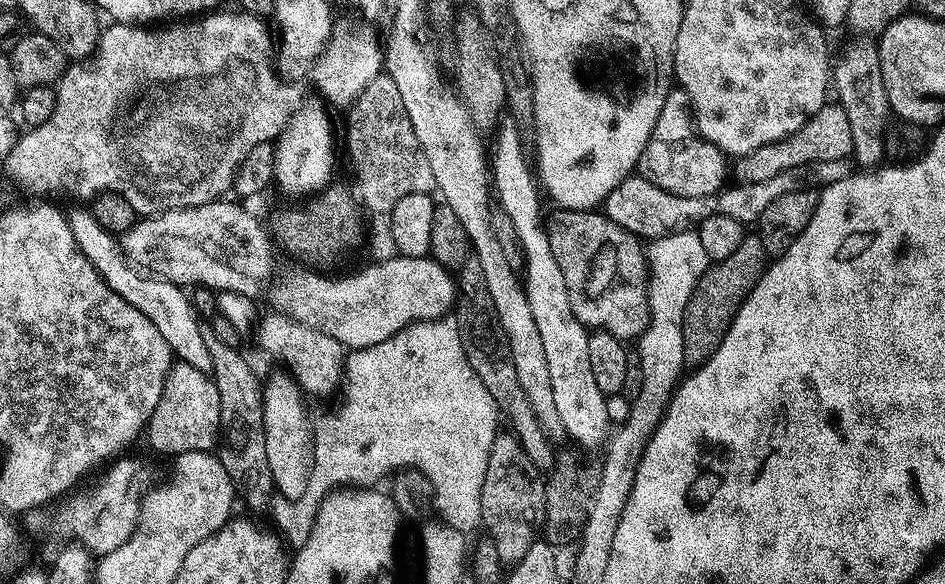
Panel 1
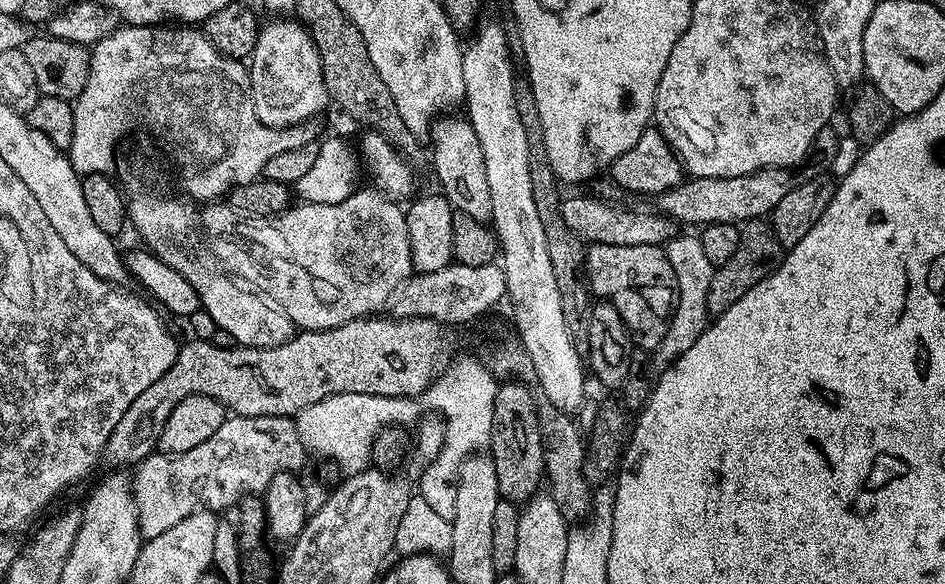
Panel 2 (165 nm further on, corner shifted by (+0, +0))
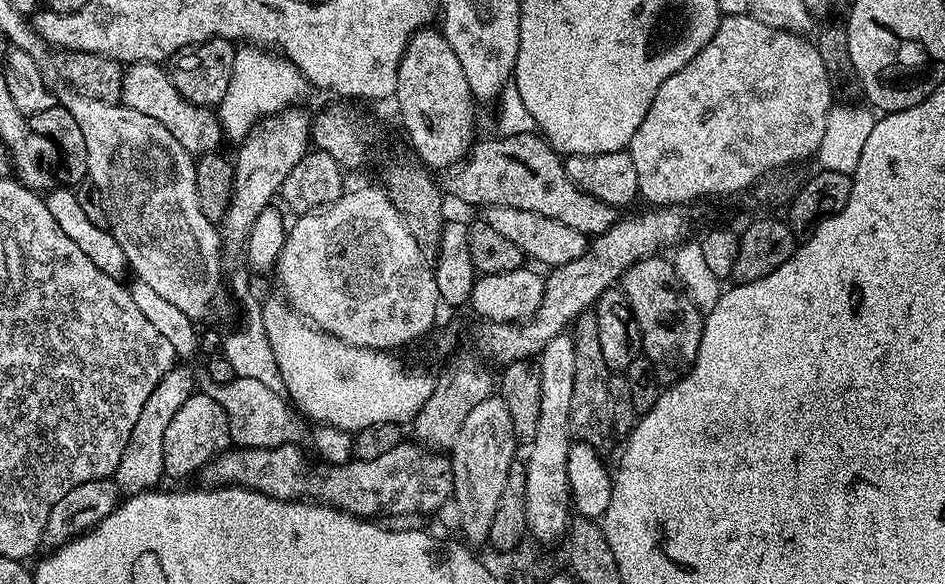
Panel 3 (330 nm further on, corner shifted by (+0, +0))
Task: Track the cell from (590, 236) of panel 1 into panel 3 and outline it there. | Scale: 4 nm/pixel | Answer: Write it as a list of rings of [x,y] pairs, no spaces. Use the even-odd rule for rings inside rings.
[[[663,255],[648,256],[634,262],[622,277],[622,287],[640,327],[643,355],[650,358],[661,385],[676,384],[692,369],[698,346],[702,342],[704,316],[680,284],[671,259]]]

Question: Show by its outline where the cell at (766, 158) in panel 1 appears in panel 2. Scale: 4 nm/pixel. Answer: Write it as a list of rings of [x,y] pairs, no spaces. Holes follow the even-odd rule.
[[[835,127],[823,128],[814,138],[808,155],[793,171],[792,168],[763,168],[754,174],[742,174],[738,178],[702,178],[694,176],[685,179],[677,188],[669,192],[659,193],[655,197],[661,213],[677,225],[696,224],[736,224],[745,220],[759,220],[767,217],[794,190],[796,183],[801,184],[813,180],[815,176],[825,175],[834,162],[841,137],[836,134]],[[797,171],[797,172],[796,172]],[[796,172],[796,176],[795,173]]]

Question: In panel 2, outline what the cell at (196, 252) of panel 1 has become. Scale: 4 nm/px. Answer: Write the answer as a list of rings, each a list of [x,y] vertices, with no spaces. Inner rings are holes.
[[[364,186],[356,191],[355,194],[339,202],[337,205],[318,205],[305,202],[297,203],[298,206],[289,207],[283,213],[284,224],[279,224],[276,216],[247,216],[245,212],[240,212],[233,208],[227,202],[212,202],[207,205],[208,208],[199,213],[198,220],[208,231],[208,236],[212,239],[212,248],[216,251],[216,256],[224,260],[223,267],[227,269],[233,277],[239,278],[245,285],[251,286],[261,296],[267,298],[277,308],[281,308],[293,322],[297,329],[306,332],[317,332],[318,330],[330,330],[331,328],[340,328],[346,322],[358,320],[361,318],[371,317],[388,299],[395,297],[401,291],[402,285],[413,275],[412,255],[410,254],[410,238],[406,234],[406,218],[404,217],[405,209],[395,199],[388,199],[383,193],[373,190],[371,187]]]

